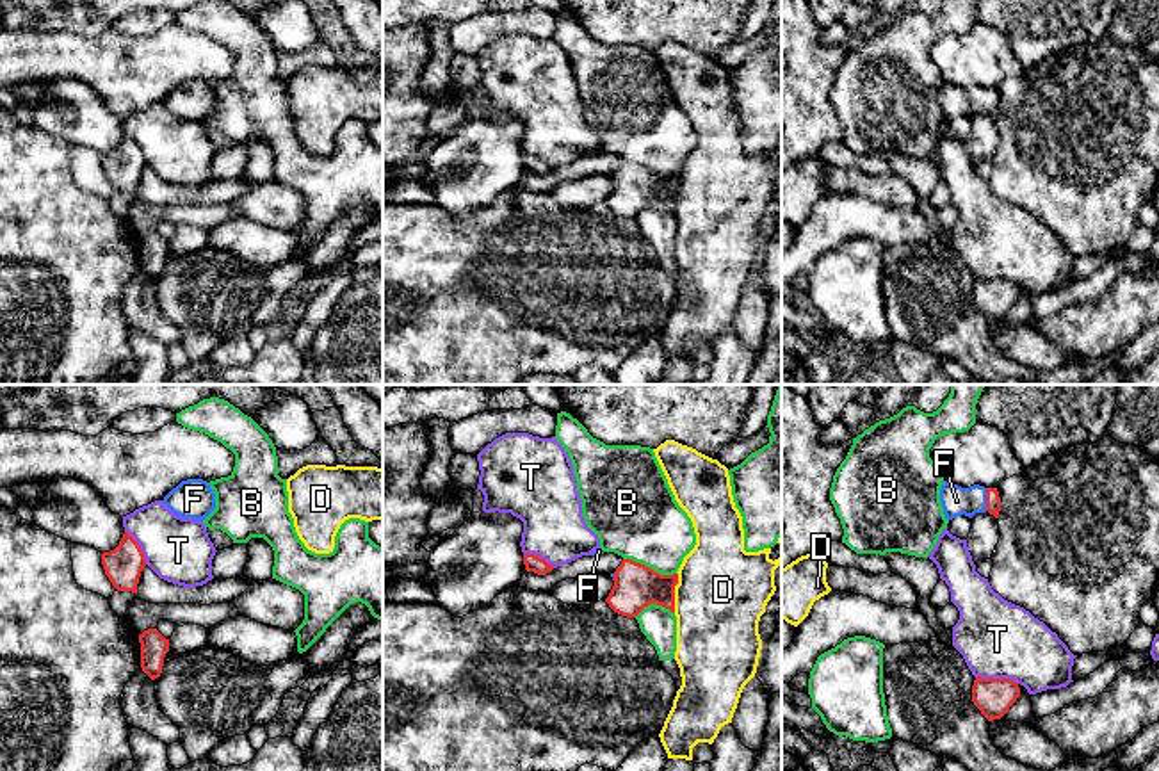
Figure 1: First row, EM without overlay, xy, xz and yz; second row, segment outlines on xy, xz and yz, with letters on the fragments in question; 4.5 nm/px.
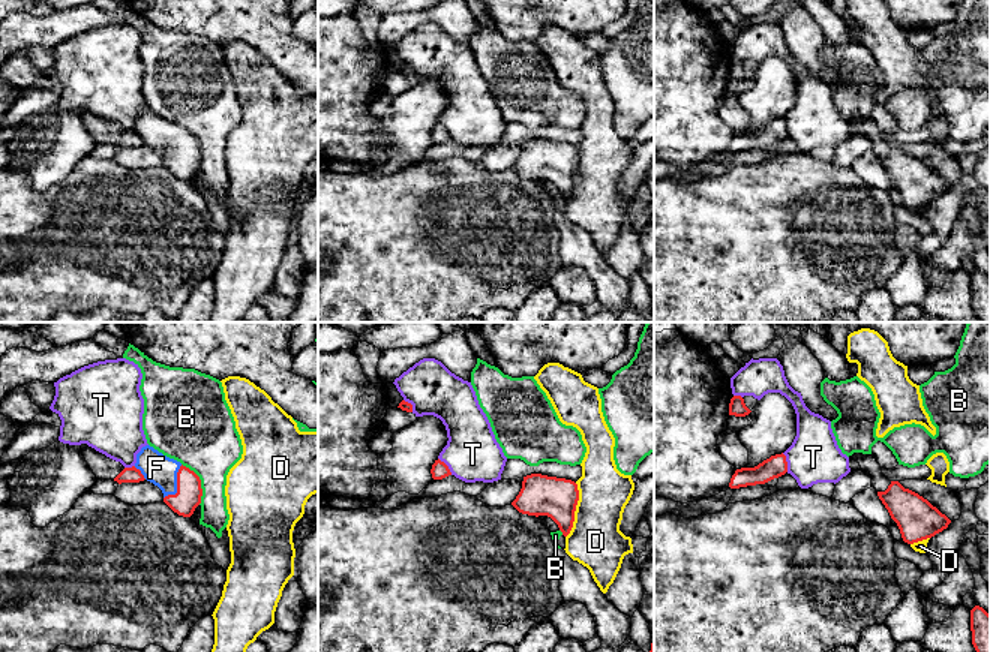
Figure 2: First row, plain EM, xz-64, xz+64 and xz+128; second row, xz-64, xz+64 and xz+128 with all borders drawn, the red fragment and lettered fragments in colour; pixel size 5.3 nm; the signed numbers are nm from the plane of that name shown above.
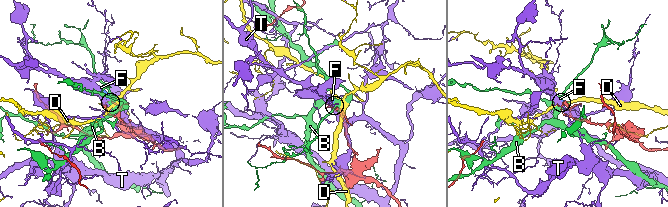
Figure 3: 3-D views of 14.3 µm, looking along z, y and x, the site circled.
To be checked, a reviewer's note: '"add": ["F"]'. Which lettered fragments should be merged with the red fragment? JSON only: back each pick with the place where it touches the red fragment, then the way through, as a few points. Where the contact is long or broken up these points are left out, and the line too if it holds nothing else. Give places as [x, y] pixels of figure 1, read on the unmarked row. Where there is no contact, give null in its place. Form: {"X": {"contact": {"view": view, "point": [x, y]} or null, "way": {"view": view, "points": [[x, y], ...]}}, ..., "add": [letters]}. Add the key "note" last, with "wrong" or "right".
{"F": {"contact": {"view": "yz", "point": [987, 100]}, "way": {"view": "yz", "points": [[992, 97], [987, 100], [956, 102]]}}, "add": ["F"], "note": "right"}

